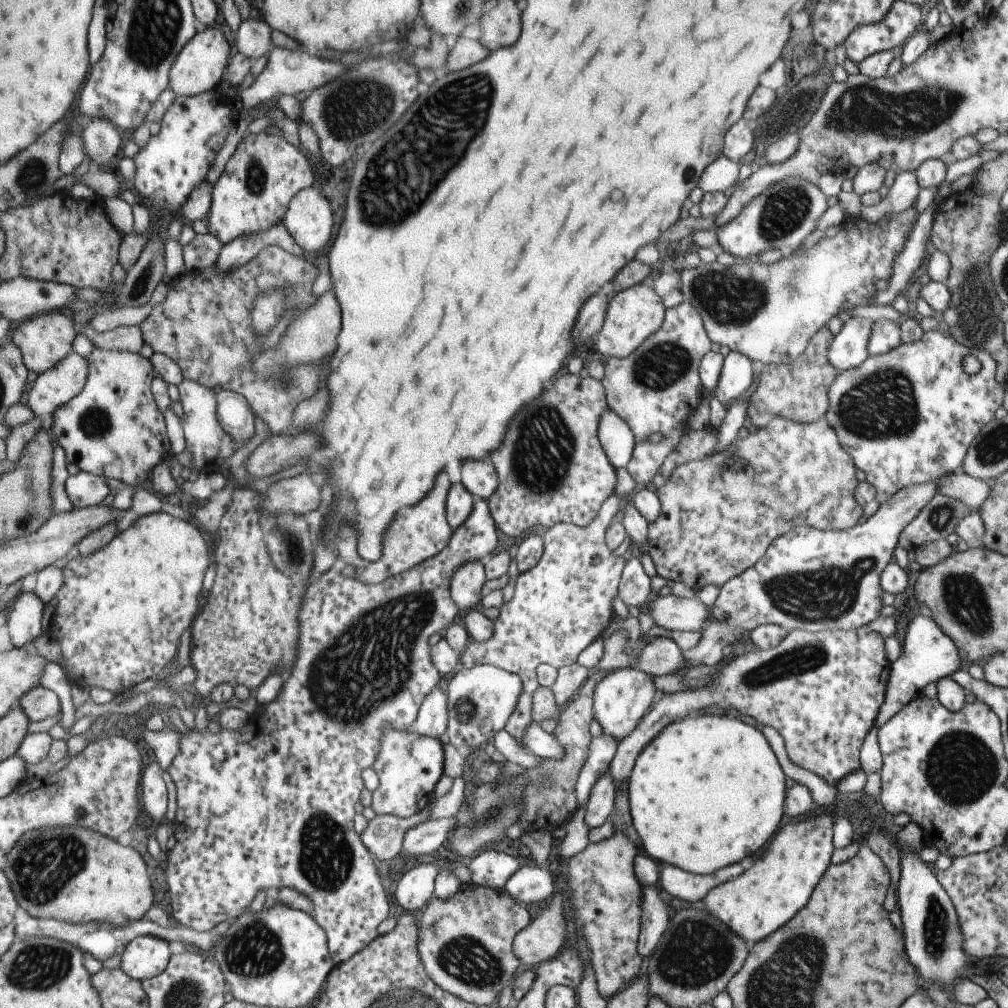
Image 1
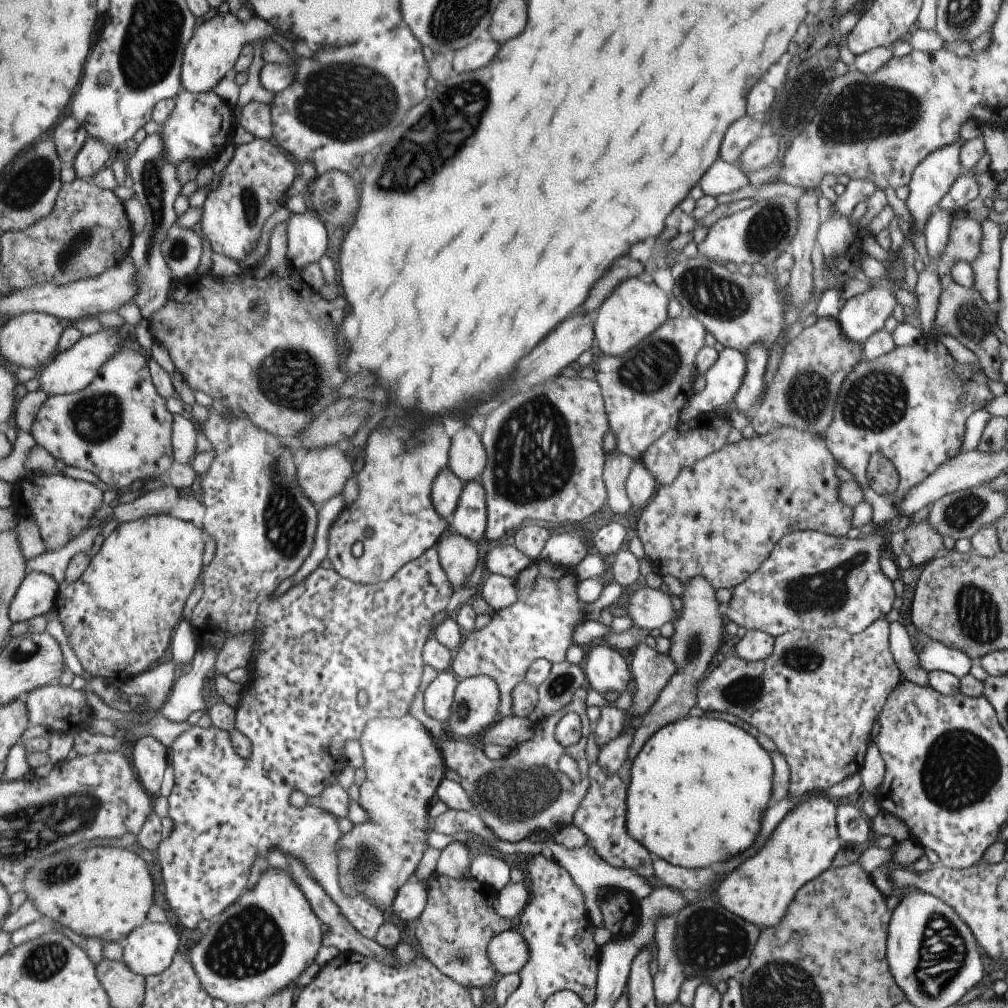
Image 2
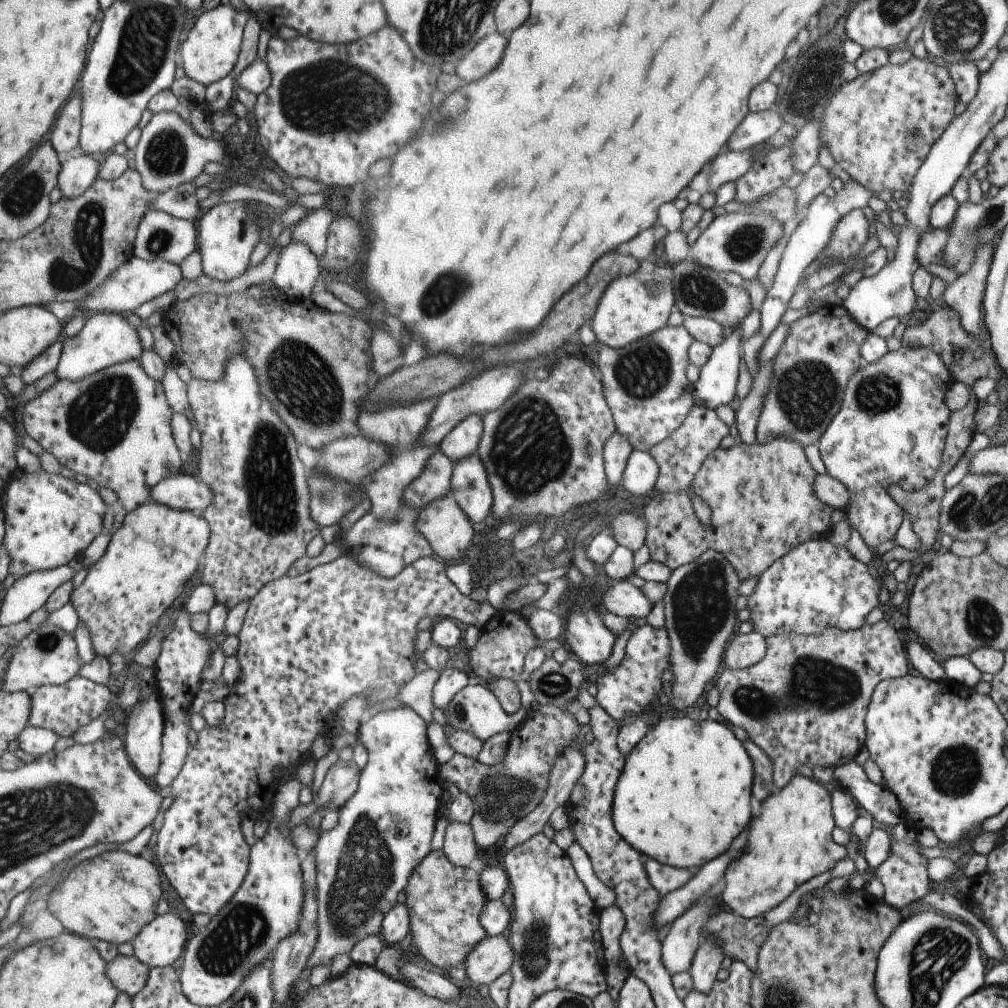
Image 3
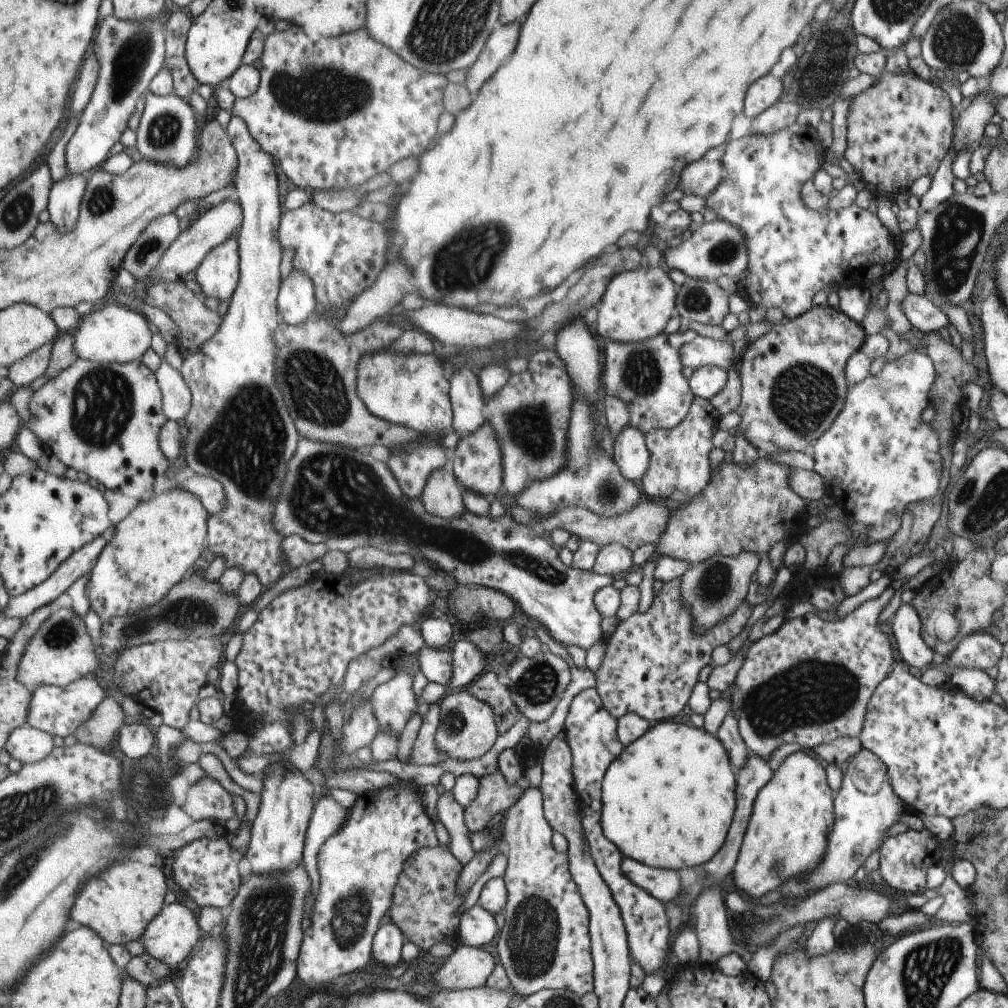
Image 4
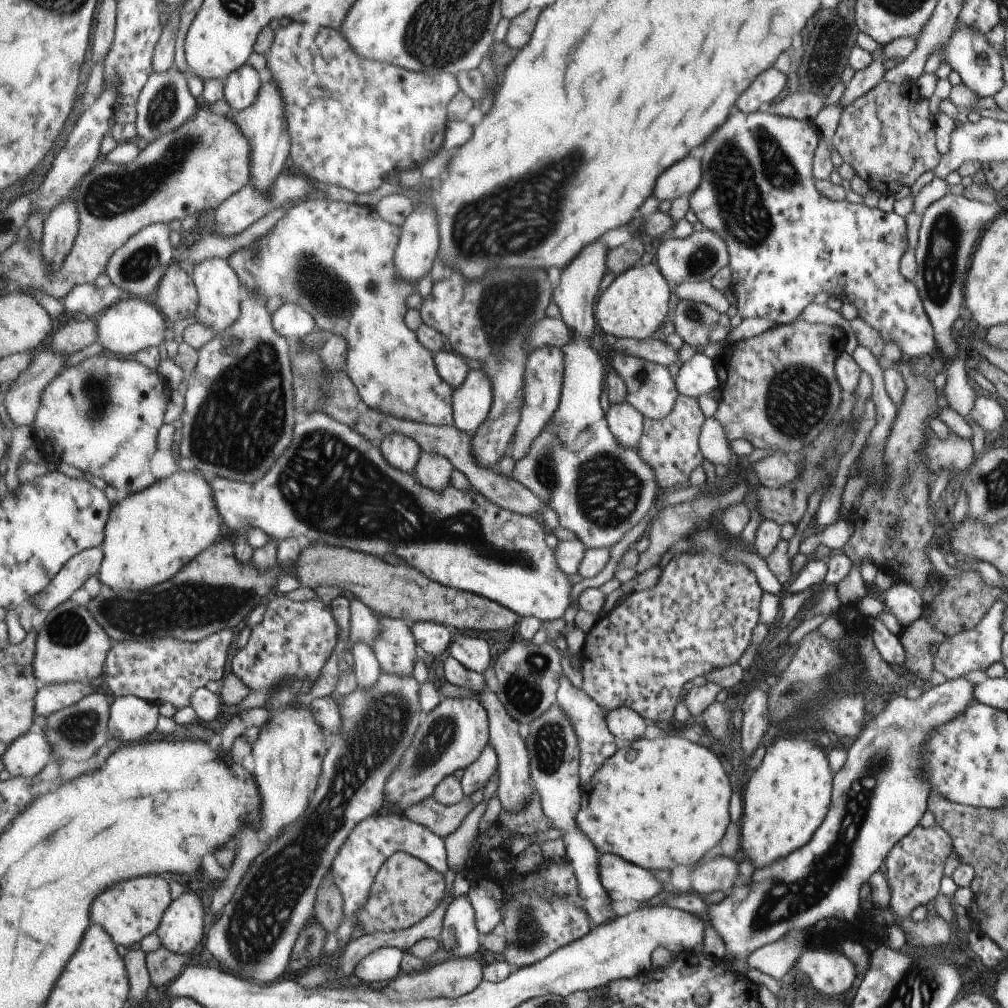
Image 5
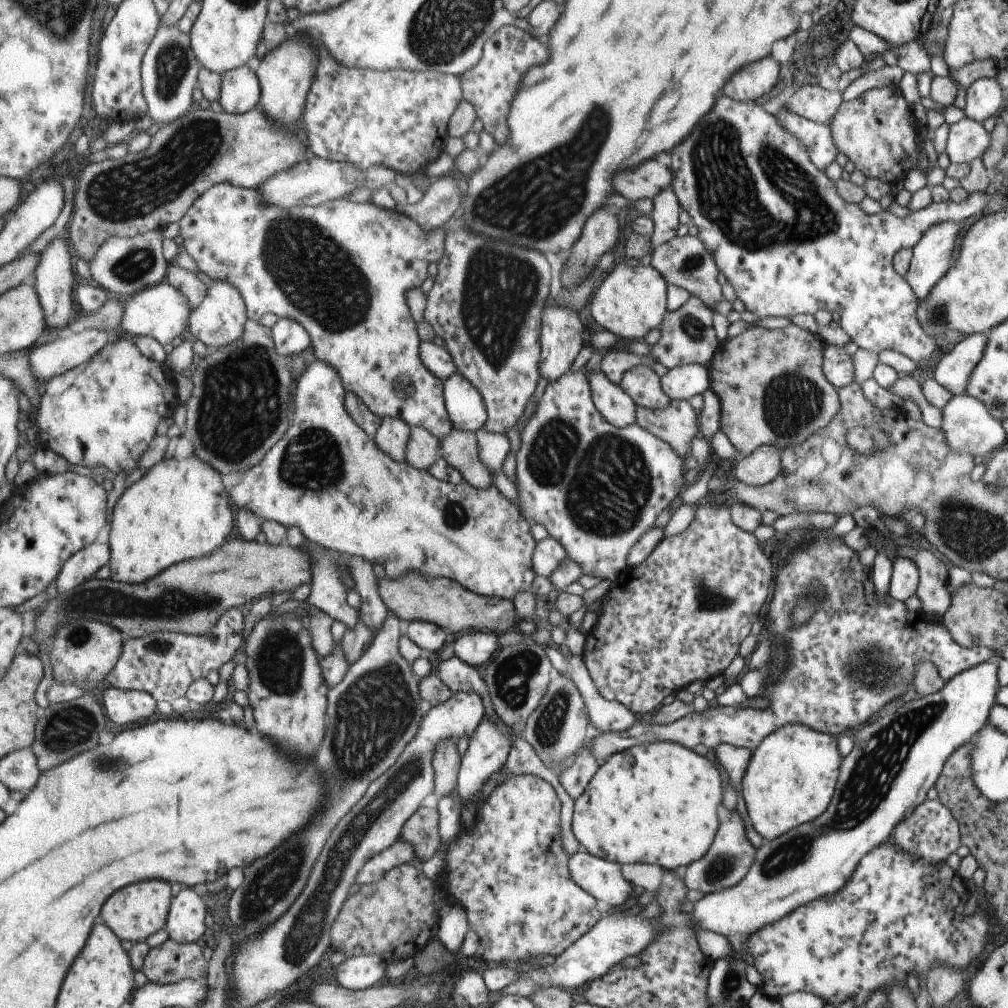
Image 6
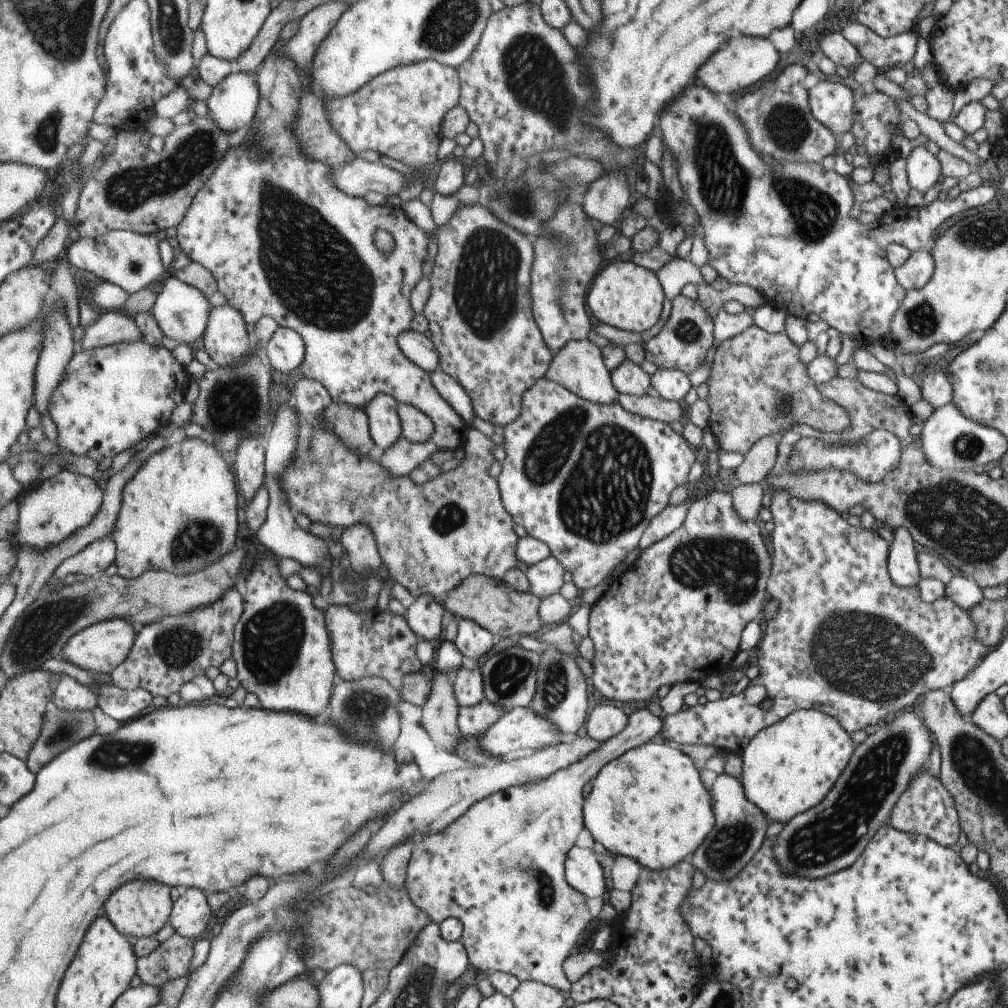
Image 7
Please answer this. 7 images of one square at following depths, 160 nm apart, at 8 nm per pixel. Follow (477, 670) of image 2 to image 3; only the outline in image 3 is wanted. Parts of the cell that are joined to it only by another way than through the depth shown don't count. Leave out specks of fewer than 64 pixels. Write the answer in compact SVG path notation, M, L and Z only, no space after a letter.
M498 611L481 632L478 643L463 655L467 655L468 664L477 676L486 683L495 680L514 678L517 679L525 670L525 656L532 648L538 647L535 643L535 632L531 630L529 622L519 611Z

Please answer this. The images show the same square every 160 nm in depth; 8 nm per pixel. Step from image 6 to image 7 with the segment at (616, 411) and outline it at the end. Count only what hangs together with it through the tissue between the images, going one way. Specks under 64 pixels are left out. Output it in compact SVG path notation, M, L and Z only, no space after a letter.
M567 340L567 344L563 344L563 348L553 354L552 361L546 375L542 377L545 380L561 384L575 396L593 404L618 402L619 393L611 384L610 372L603 365L600 350L589 340Z

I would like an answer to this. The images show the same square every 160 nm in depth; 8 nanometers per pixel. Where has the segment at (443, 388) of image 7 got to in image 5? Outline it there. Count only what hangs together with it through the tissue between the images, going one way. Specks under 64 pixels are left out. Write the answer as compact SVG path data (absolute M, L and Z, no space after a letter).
M473 368L467 380L455 390L454 425L470 435L487 420L493 406L493 384L483 368Z

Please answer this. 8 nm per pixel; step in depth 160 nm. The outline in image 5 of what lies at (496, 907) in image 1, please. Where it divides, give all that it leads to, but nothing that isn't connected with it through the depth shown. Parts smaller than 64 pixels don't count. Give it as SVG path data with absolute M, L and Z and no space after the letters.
M408 852L395 853L378 872L370 892L370 899L365 903L362 912L356 914L361 921L363 935L390 933L414 927L437 910L441 900L445 898L445 890L447 890L445 878L431 865Z

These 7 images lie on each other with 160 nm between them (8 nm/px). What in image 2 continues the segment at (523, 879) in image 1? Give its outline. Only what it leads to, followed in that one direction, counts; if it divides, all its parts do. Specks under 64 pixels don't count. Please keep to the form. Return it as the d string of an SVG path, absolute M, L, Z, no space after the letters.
M527 880L517 884L509 883L497 894L494 904L495 910L499 912L500 917L515 920L524 913L529 899L530 886Z

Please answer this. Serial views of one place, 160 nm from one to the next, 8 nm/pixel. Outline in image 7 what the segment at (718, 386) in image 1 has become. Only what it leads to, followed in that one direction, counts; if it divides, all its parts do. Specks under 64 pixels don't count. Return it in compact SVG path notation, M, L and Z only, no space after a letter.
M657 369L651 378L651 392L661 396L663 400L681 402L691 390L687 374L674 369Z

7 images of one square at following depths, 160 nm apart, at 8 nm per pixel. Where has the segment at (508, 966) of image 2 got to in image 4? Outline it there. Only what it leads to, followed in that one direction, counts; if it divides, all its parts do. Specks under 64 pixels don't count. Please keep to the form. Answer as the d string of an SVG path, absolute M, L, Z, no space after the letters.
M461 945L442 967L432 974L436 986L444 990L477 989L488 984L497 964L489 952L479 946Z

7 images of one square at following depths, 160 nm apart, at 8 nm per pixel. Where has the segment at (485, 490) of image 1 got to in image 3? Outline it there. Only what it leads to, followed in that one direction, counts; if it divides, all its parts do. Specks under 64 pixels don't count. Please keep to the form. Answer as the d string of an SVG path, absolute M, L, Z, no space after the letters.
M482 414L467 416L450 434L441 442L441 451L455 465L463 458L477 454L484 432L484 418Z

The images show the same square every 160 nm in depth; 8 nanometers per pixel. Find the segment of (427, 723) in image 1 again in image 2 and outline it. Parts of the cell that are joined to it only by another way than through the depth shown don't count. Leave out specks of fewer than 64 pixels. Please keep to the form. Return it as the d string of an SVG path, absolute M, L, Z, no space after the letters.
M452 670L438 673L430 682L424 696L430 717L440 721L450 718L459 683L459 677Z

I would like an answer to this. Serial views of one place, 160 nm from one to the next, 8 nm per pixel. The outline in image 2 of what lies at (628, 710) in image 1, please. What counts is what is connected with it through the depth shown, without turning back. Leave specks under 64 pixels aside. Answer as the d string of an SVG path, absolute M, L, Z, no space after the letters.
M595 640L585 648L586 655L582 662L585 686L599 694L605 692L628 691L627 682L631 673L627 662L616 648L601 640Z

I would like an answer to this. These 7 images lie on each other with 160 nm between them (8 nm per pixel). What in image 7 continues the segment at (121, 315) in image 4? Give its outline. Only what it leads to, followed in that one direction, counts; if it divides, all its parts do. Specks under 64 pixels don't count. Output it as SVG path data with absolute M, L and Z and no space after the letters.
M176 276L163 280L159 289L156 305L152 310L165 336L197 347L206 334L207 325L214 307L207 299L208 296L196 286L179 280Z

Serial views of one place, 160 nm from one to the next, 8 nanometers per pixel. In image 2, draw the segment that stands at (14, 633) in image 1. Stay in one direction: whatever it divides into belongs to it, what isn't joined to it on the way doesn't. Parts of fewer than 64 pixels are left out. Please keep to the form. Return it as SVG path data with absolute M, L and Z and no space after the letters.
M31 571L22 580L21 586L10 606L13 622L25 622L35 616L48 615L55 610L61 584L49 574Z

